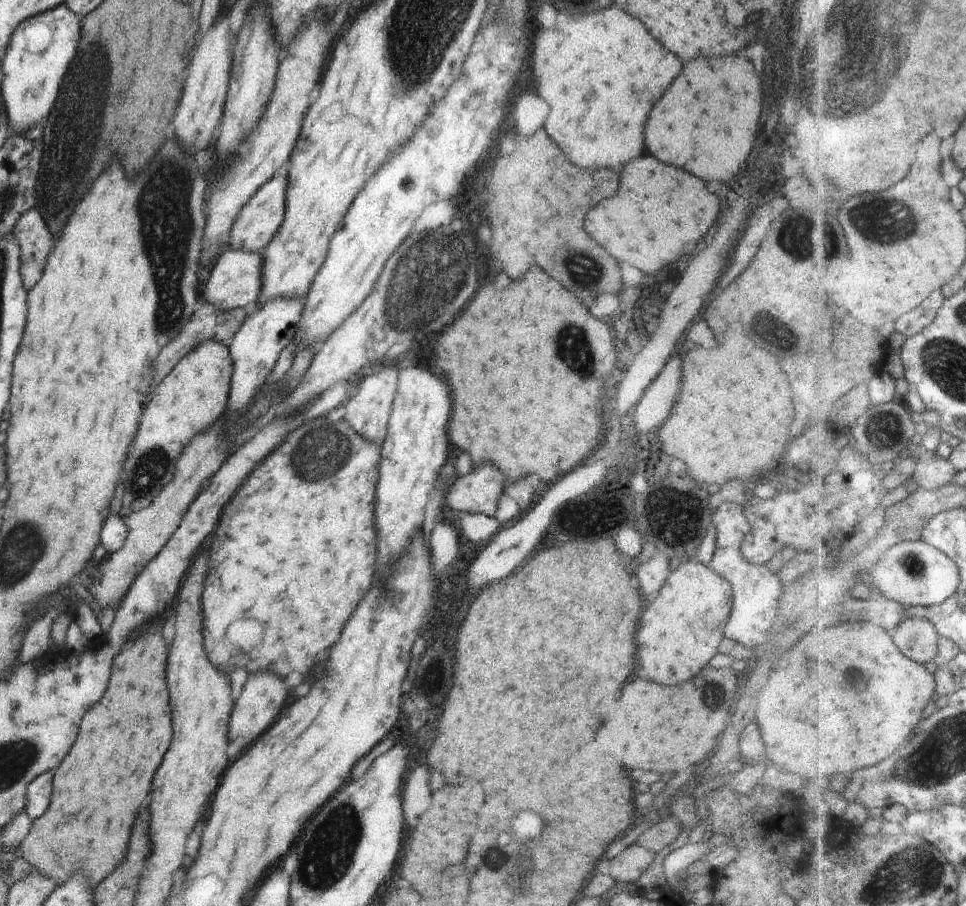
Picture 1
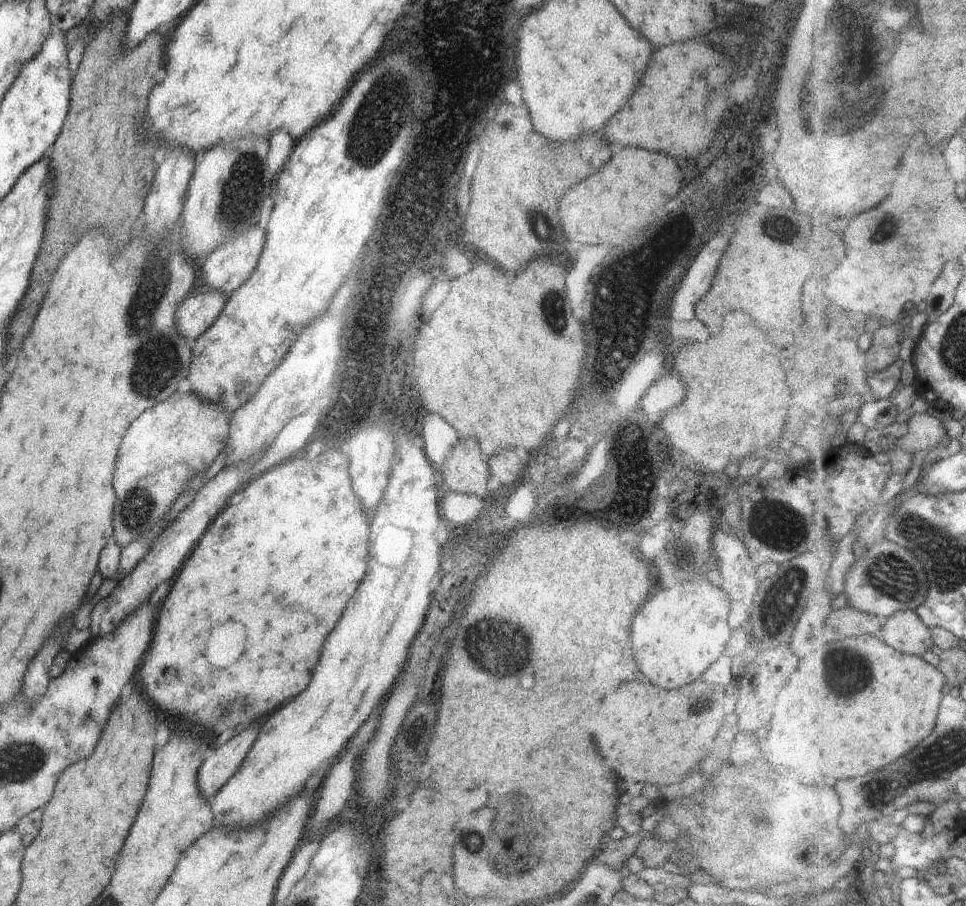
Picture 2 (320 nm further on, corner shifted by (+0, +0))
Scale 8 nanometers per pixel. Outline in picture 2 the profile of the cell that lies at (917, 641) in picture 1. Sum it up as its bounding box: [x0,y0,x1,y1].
[884,612,934,654]

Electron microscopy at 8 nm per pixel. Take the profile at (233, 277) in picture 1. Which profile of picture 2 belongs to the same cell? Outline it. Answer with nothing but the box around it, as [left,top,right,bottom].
[176,285,230,340]

